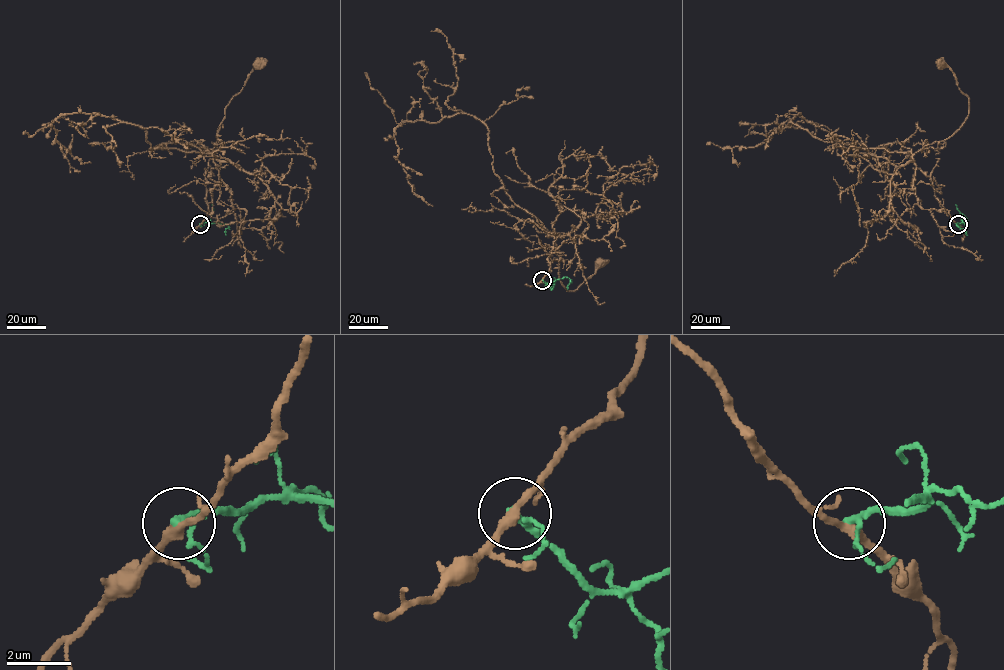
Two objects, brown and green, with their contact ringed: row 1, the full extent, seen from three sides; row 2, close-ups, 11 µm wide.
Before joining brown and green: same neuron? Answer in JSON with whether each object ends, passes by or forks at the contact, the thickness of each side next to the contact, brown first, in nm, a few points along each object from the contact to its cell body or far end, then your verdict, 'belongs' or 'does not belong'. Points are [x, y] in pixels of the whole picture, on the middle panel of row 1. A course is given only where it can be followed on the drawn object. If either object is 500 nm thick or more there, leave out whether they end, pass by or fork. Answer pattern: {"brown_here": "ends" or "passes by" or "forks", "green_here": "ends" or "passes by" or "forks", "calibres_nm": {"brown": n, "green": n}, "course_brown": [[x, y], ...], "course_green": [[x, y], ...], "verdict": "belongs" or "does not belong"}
{"brown_here": "passes by", "green_here": "passes by", "calibres_nm": {"brown": 280, "green": 170}, "course_brown": [[542, 279], [550, 267], [547, 254], [562, 237], [557, 235], [559, 278], [567, 291], [574, 291], [600, 262]], "course_green": [[542, 279], [549, 284], [567, 277], [570, 283], [567, 289]], "verdict": "does not belong"}

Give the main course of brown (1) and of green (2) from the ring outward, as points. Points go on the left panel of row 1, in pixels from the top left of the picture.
1: (200, 224), (208, 210), (206, 179), (211, 168), (219, 168), (213, 149), (225, 107), (258, 63)
2: (200, 224), (225, 224), (228, 228), (225, 235)

